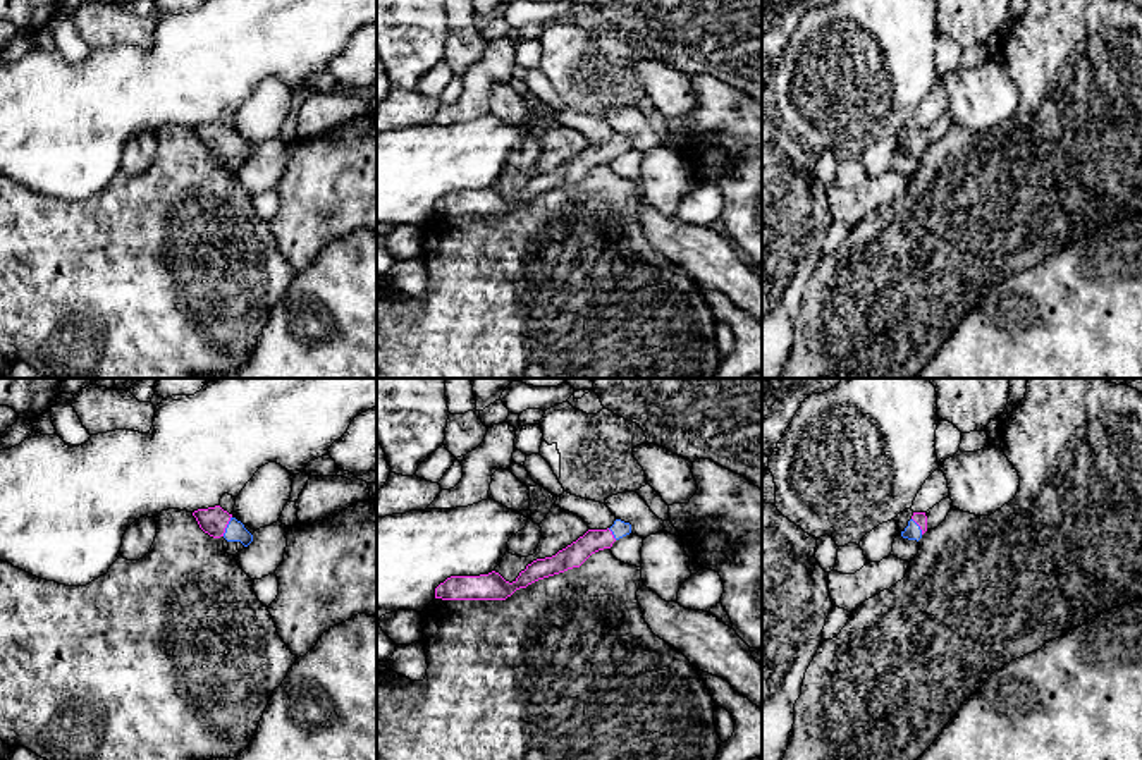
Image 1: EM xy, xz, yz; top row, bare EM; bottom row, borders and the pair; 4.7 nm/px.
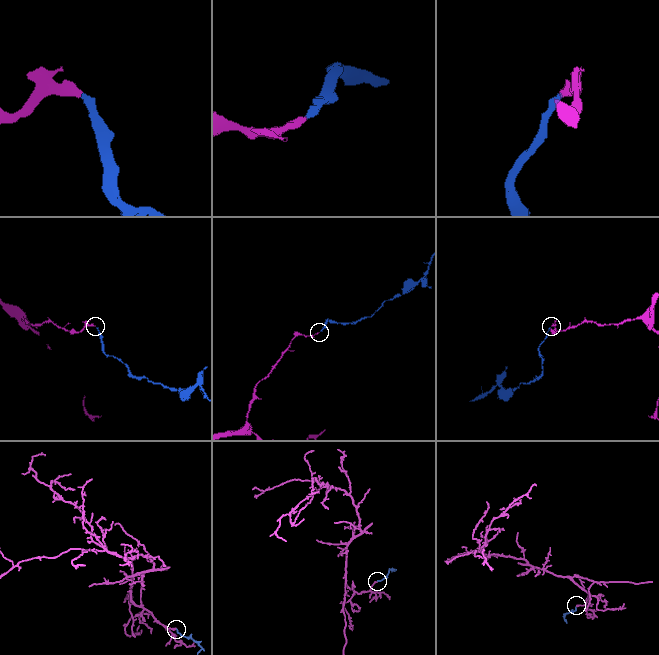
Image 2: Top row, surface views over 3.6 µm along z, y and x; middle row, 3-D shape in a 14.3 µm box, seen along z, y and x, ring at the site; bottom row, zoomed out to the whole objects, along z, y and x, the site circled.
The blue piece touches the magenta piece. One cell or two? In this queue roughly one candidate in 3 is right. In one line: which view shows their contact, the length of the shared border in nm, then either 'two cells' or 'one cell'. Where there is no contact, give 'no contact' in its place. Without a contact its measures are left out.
xy | 100 nm | one cell

